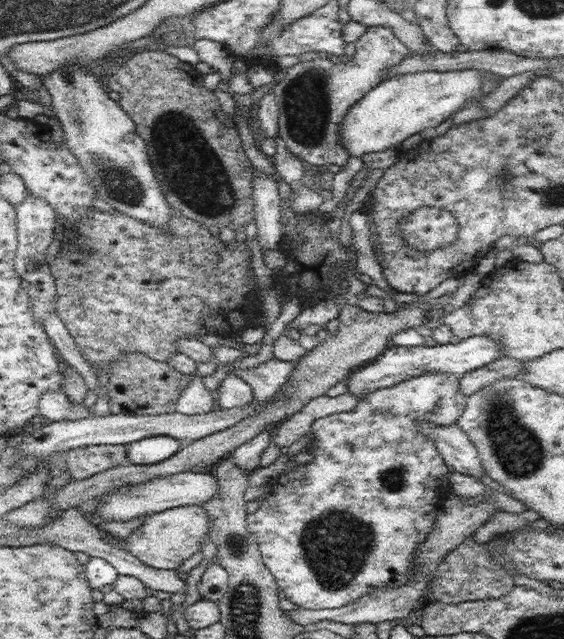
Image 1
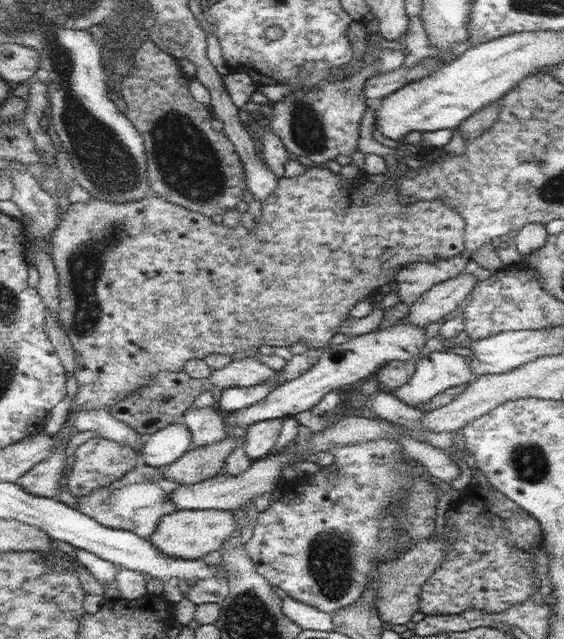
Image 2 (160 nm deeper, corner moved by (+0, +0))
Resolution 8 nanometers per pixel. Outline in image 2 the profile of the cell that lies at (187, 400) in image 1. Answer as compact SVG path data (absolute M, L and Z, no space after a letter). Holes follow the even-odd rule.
M191 405L185 410L182 422L191 432L192 448L214 445L230 436L230 431L224 426L224 417L210 406L193 408Z

